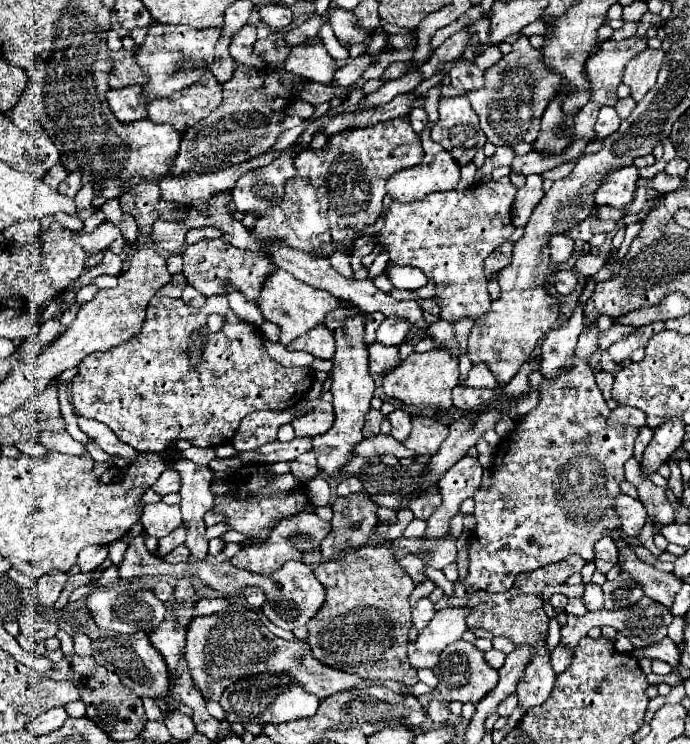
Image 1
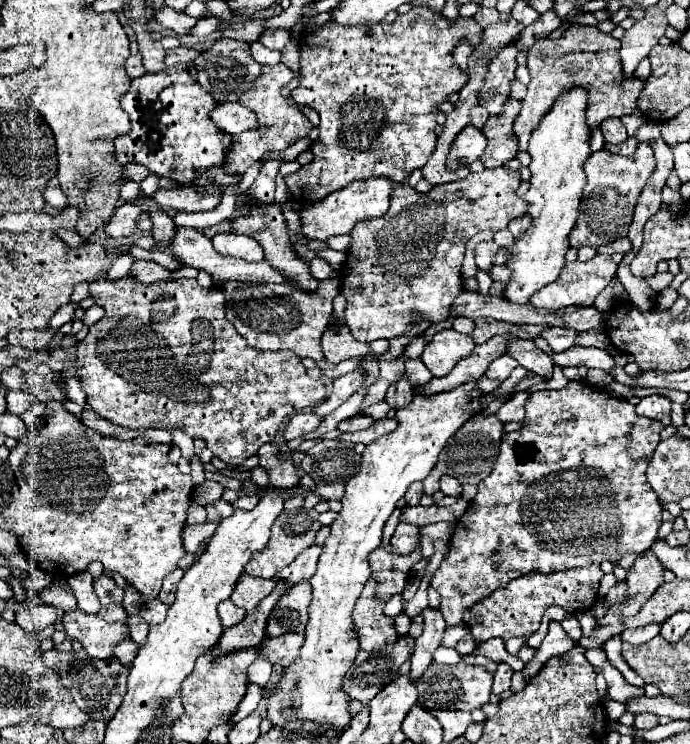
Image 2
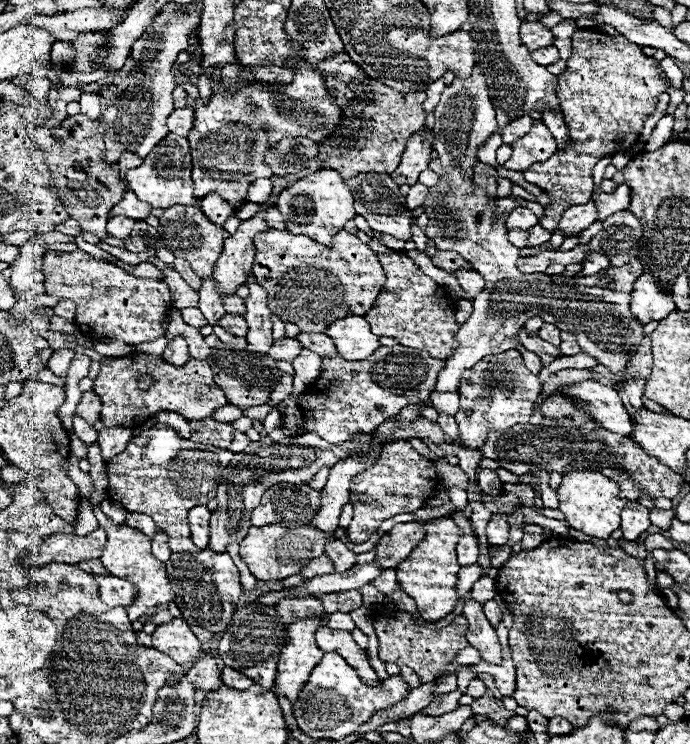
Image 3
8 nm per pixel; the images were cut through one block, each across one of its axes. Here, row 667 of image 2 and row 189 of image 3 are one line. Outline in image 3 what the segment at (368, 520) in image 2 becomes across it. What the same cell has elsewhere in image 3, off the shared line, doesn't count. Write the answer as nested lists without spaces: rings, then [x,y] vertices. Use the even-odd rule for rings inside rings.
[[[318,170],[298,180],[294,186],[290,186],[278,196],[276,208],[282,212],[286,228],[292,230],[292,234],[310,236],[312,240],[324,246],[332,246],[332,238],[344,228],[348,220],[356,216],[354,194],[350,192],[350,188],[344,184],[336,170]]]

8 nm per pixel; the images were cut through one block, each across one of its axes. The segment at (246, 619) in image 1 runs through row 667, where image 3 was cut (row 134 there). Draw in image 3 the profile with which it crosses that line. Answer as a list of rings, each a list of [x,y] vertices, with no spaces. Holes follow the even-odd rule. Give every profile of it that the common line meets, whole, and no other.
[[[232,62],[222,68],[222,74],[218,82],[222,84],[222,92],[216,92],[210,96],[210,100],[204,104],[200,100],[200,94],[196,85],[184,82],[181,86],[189,96],[196,100],[194,108],[194,126],[188,134],[188,142],[192,146],[192,180],[194,180],[194,190],[196,198],[204,198],[210,192],[218,192],[222,198],[232,202],[236,208],[242,206],[240,202],[246,202],[248,198],[248,188],[254,180],[272,176],[272,168],[264,162],[264,156],[270,148],[274,148],[282,138],[310,138],[310,140],[320,140],[326,138],[328,134],[334,132],[336,124],[340,122],[340,108],[334,104],[334,96],[326,88],[326,76],[318,70],[314,70],[306,62],[296,62],[294,78],[290,84],[260,84],[258,80],[244,82],[240,76],[242,72],[248,72],[254,78],[254,70],[248,66],[242,66],[240,62]]]

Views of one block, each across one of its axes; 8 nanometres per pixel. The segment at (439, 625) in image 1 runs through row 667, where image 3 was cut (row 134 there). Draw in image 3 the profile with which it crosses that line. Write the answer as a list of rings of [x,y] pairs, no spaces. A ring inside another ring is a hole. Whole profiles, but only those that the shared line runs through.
[[[428,128],[418,130],[416,134],[412,134],[412,138],[408,138],[406,142],[406,150],[402,154],[402,162],[400,166],[390,174],[394,182],[400,184],[416,184],[418,182],[418,174],[422,170],[428,168],[430,164],[430,154],[434,150],[434,134]]]

